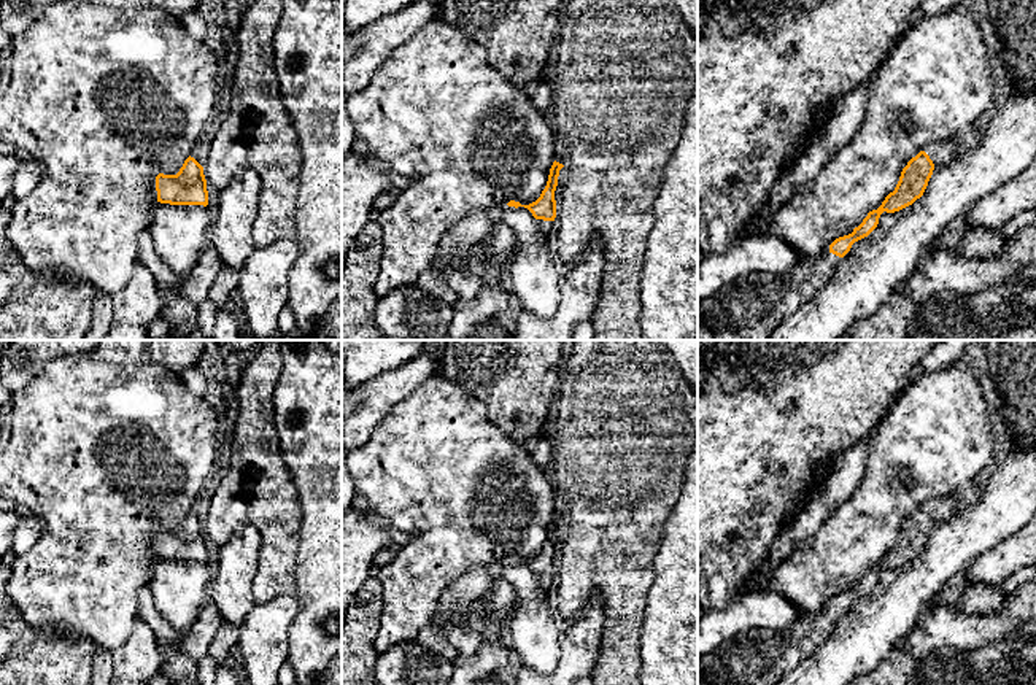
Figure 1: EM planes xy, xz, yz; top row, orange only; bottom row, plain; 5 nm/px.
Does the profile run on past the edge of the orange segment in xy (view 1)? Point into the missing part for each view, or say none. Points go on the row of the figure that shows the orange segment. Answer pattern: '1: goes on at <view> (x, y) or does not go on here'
1: does not go on here

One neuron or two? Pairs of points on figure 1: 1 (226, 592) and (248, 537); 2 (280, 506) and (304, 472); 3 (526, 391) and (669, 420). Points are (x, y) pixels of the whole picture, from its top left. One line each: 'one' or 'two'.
1: one
2: two
3: two

